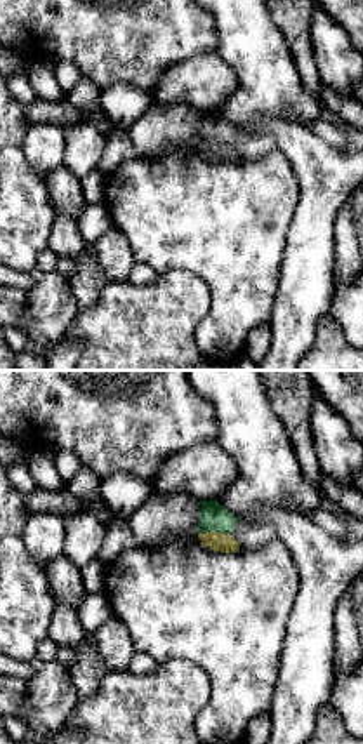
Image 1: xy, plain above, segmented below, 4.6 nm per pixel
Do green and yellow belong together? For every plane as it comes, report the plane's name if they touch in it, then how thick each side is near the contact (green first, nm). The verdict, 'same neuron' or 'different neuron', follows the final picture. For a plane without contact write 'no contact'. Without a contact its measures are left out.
xy | 130/90 nm

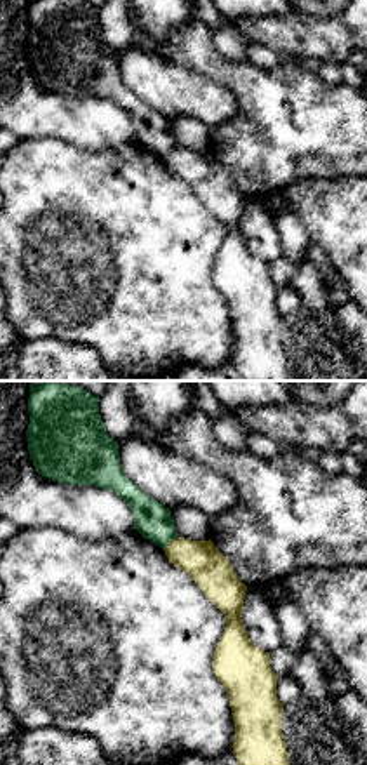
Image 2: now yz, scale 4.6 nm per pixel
yz | 170/180 nm

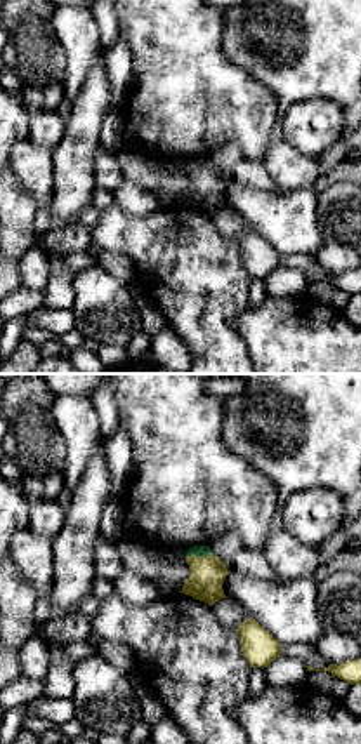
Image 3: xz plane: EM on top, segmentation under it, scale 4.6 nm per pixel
xz | 50/160 nm

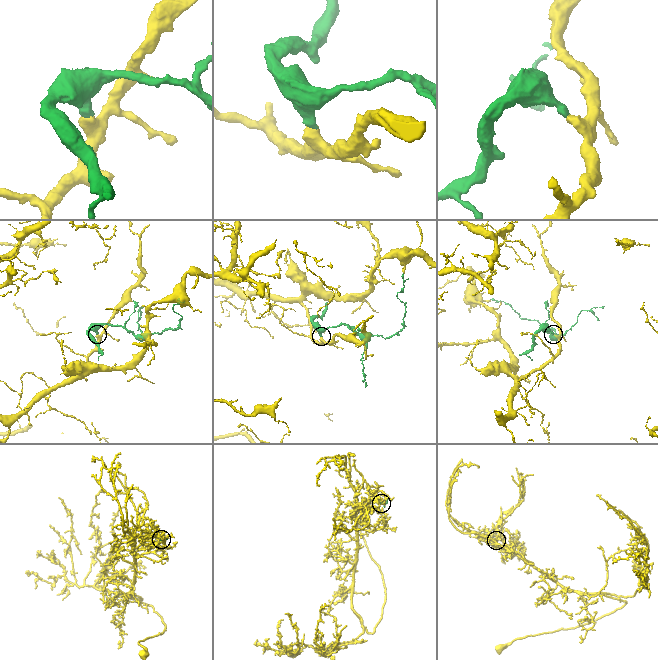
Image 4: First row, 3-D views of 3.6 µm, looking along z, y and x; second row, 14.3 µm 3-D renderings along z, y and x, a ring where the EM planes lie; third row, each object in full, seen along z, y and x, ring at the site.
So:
different neuron

